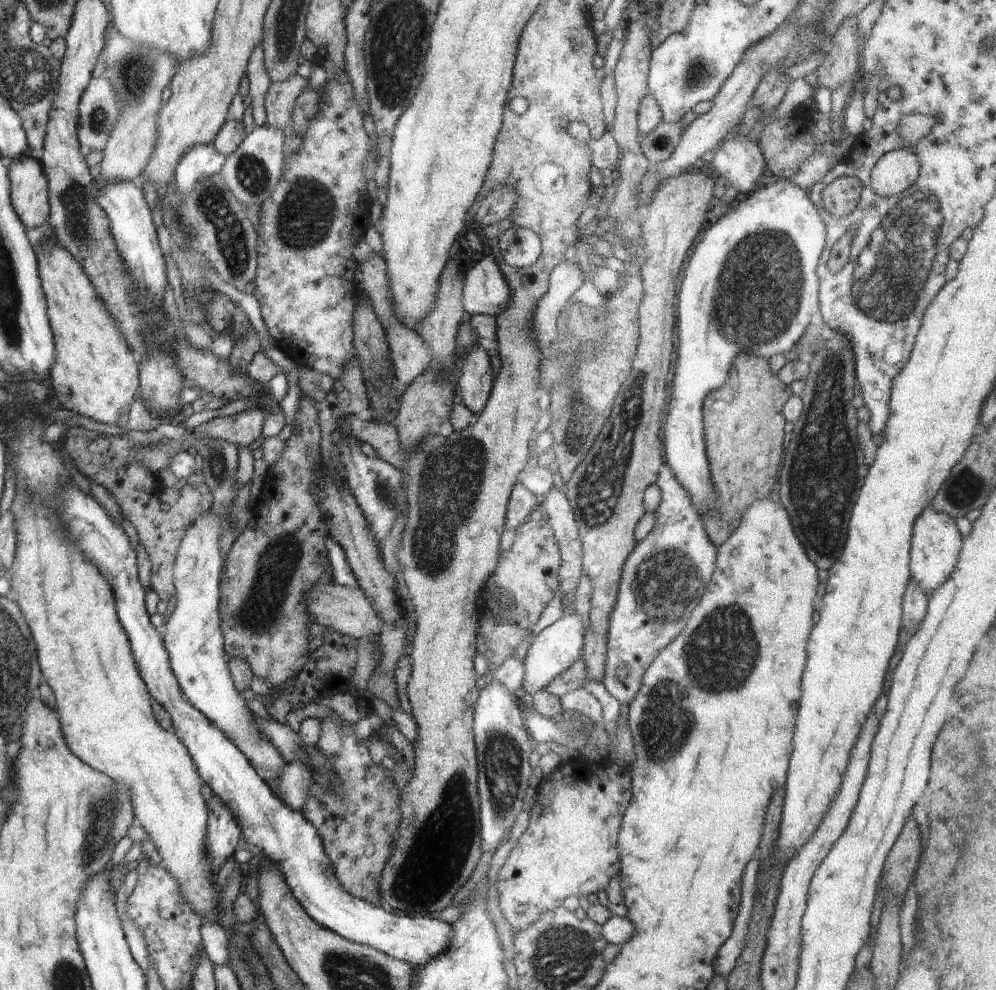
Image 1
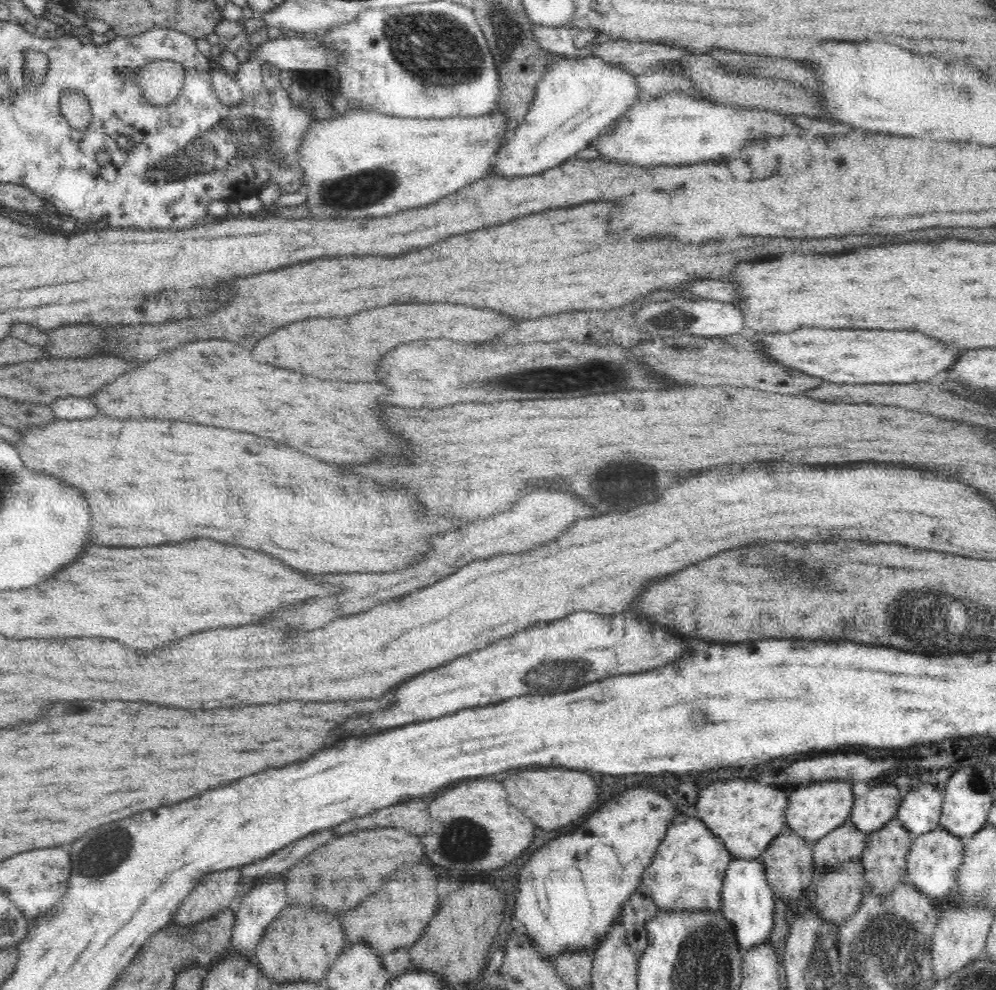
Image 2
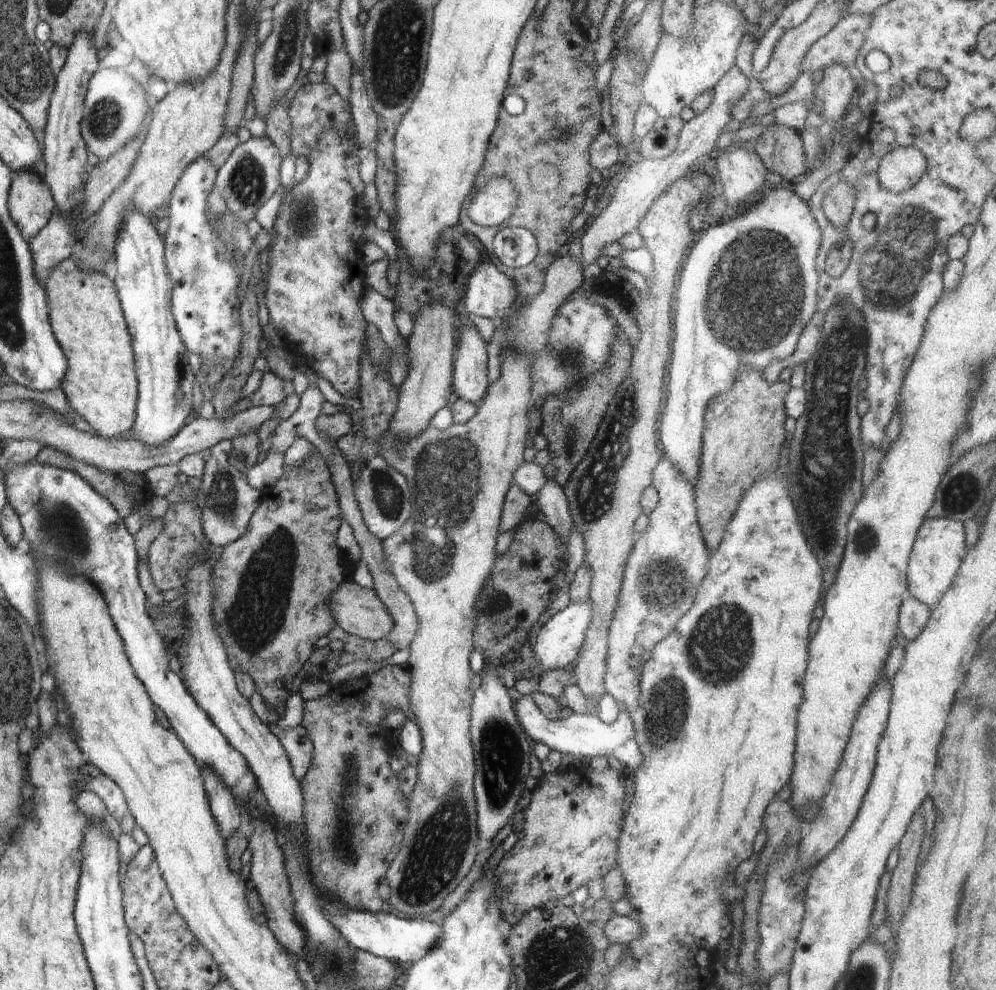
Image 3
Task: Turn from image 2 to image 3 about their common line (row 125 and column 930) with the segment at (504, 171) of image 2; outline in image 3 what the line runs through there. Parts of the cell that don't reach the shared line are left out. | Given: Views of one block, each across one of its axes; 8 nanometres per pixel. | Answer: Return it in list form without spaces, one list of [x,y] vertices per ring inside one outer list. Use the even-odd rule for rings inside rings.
[[[926,518],[916,534],[907,562],[907,589],[911,596],[932,610],[958,574],[967,548],[966,532],[961,522],[950,518]]]

